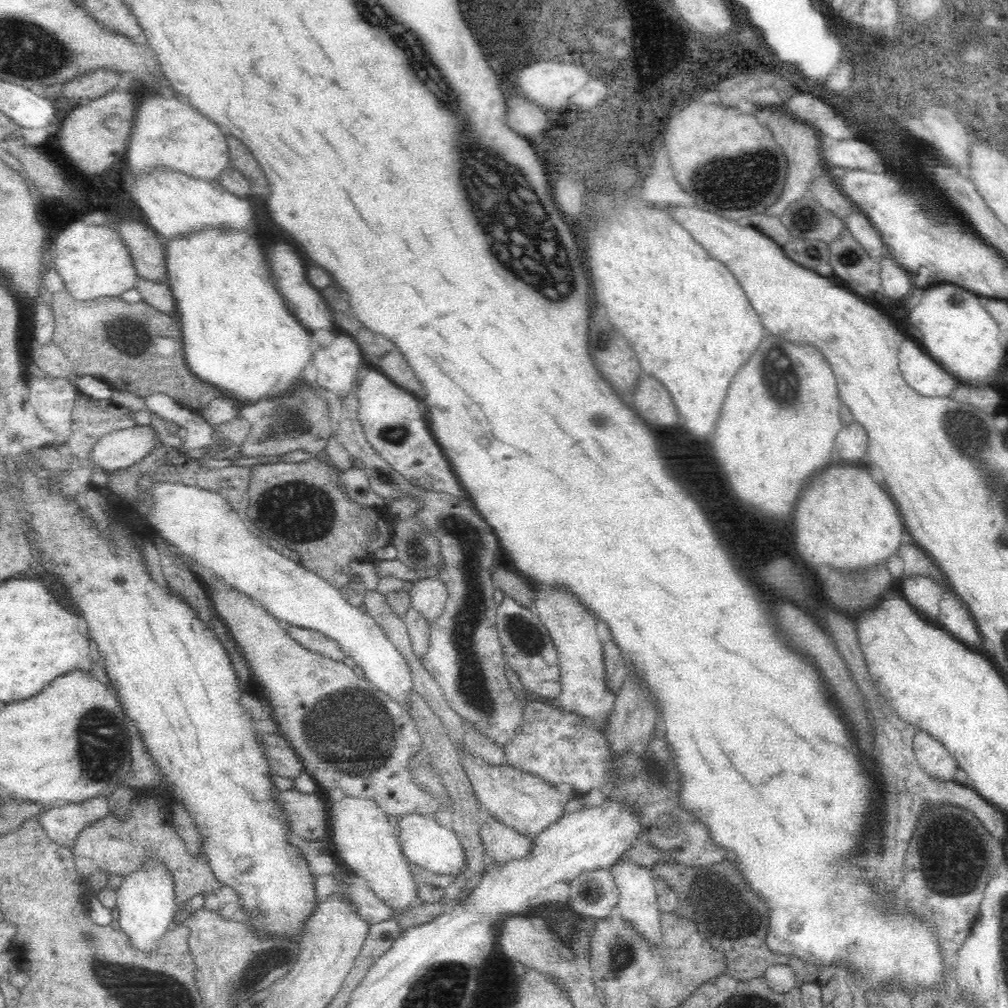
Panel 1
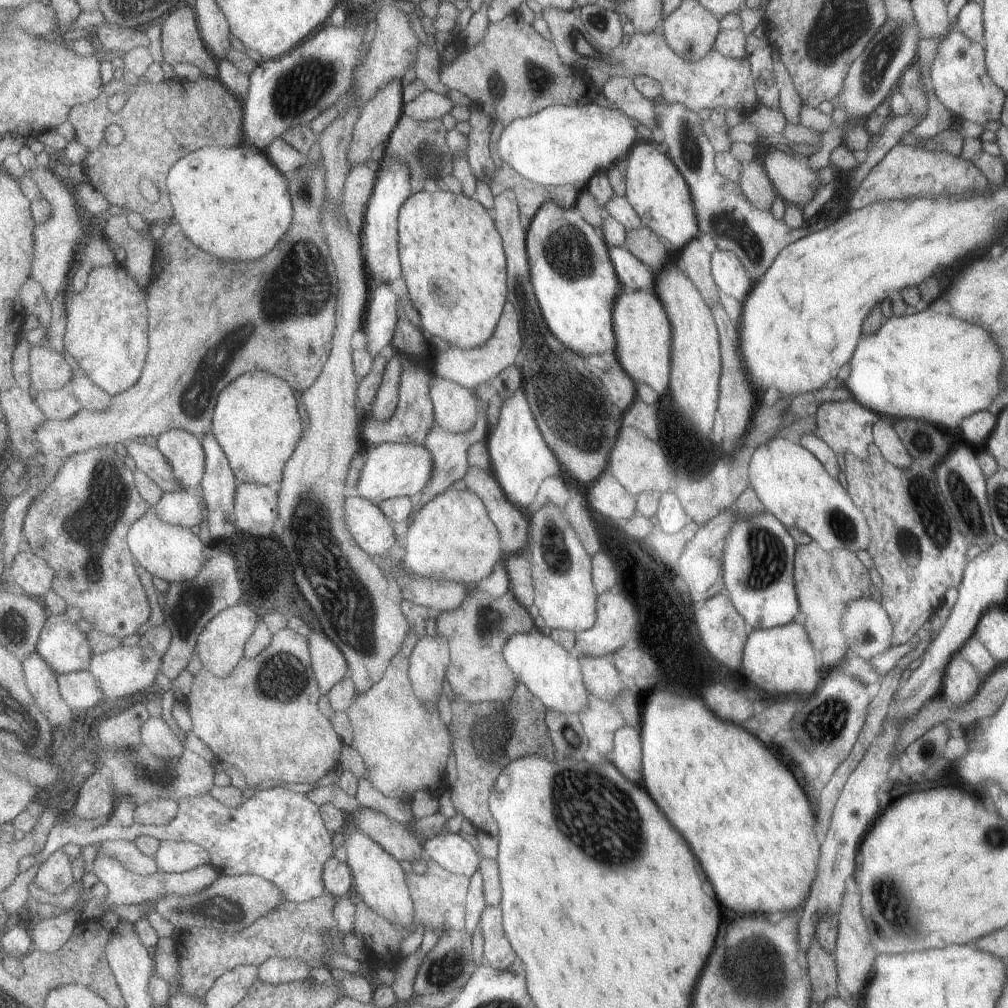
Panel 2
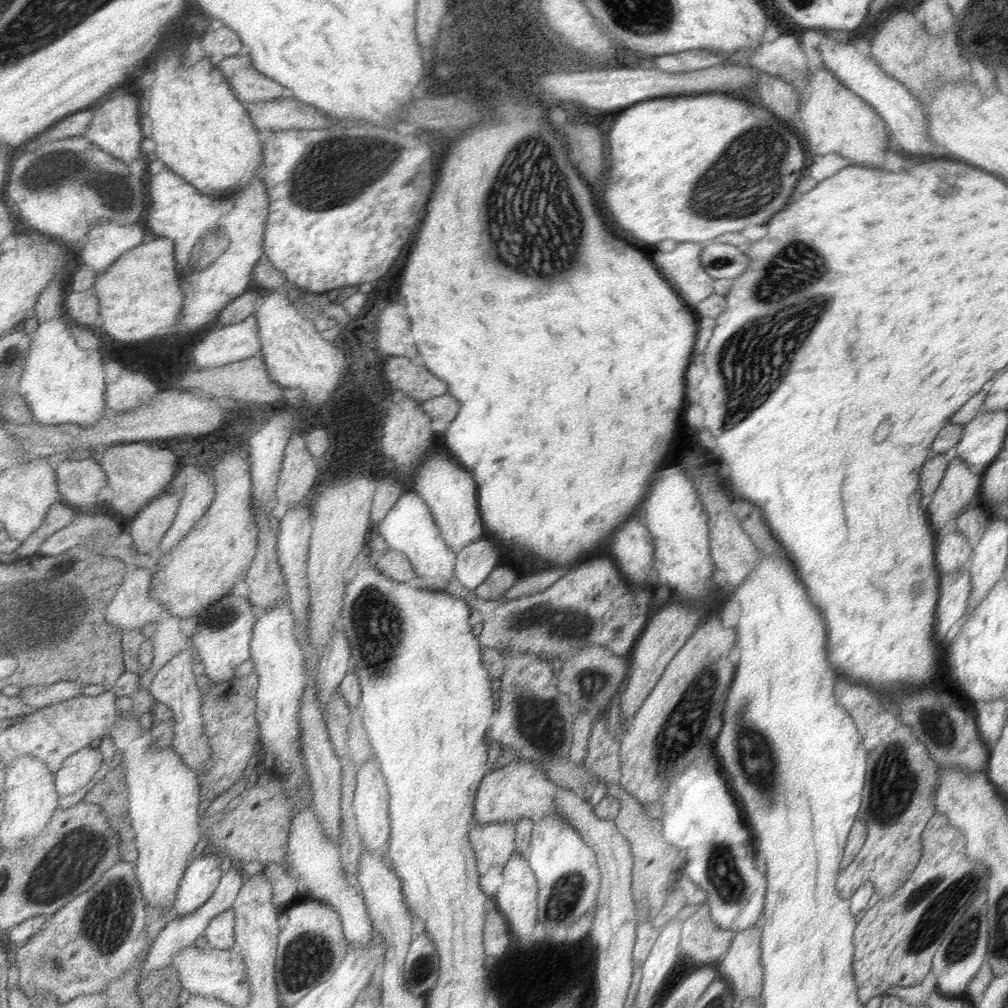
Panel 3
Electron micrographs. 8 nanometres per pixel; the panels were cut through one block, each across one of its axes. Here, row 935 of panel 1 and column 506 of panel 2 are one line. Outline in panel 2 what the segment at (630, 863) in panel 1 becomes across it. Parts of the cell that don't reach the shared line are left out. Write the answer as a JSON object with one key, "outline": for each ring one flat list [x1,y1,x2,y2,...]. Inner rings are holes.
{"outline":[[539,628,527,634,515,634,505,646,505,660,517,672,519,682,527,684,547,708,555,708,563,714,581,714,591,704,591,692,585,684,585,670,581,666,579,654,569,652,553,636,547,636]]}

